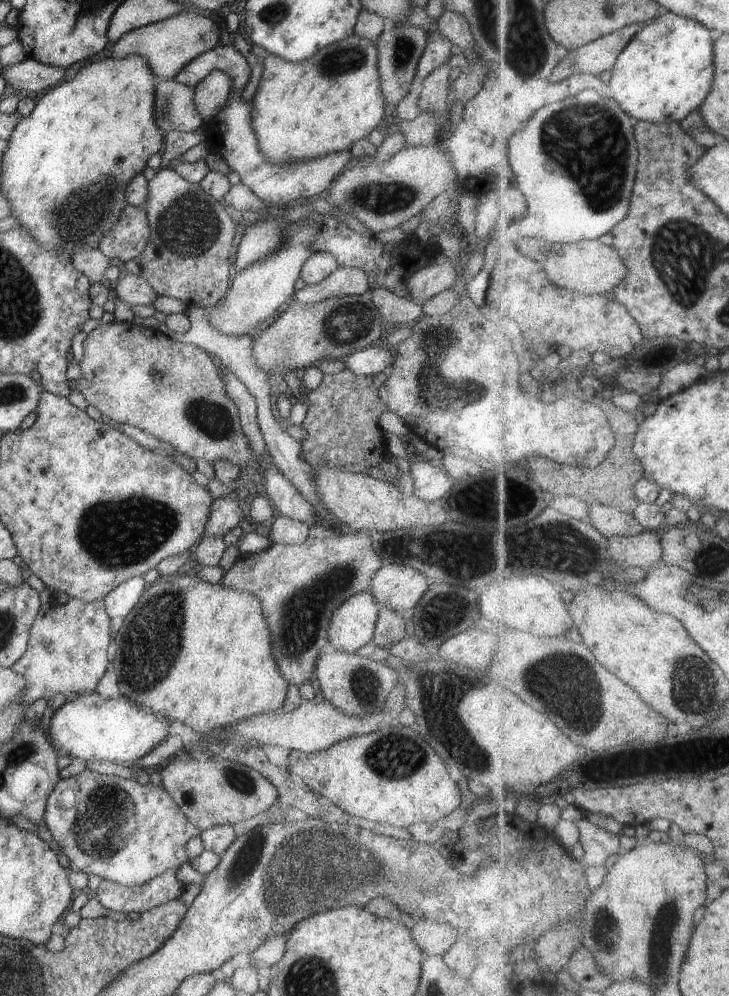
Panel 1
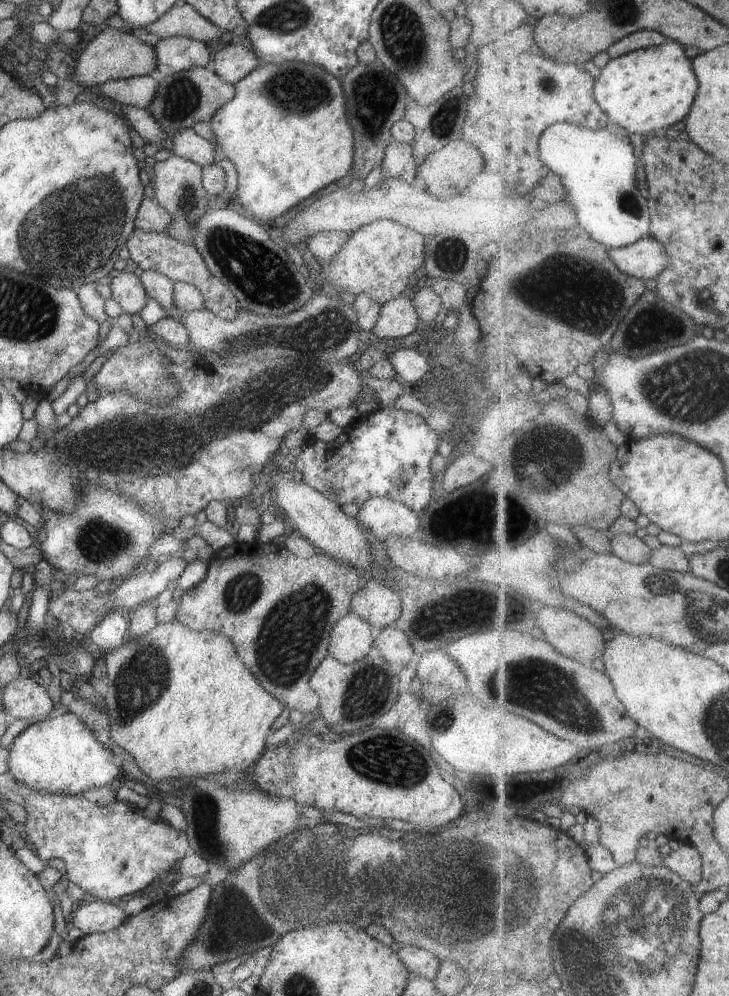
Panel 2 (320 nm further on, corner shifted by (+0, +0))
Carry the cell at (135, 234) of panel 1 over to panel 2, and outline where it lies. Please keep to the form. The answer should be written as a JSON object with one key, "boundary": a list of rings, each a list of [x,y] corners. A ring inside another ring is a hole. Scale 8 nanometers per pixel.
{"boundary":[[[135,228],[125,241],[124,246],[130,254],[133,267],[137,267],[142,271],[158,272],[174,282],[181,281],[182,283],[192,284],[203,297],[202,308],[212,312],[215,316],[230,321],[240,313],[235,296],[229,292],[229,289],[218,278],[215,278],[207,270],[203,259],[193,244],[184,245],[165,233]]]}

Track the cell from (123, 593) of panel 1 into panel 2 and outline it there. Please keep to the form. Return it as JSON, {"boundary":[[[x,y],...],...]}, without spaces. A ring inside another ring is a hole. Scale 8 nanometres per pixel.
{"boundary":[[[121,611],[107,613],[88,631],[89,641],[99,646],[104,654],[119,648],[127,638],[126,617],[127,615]]]}

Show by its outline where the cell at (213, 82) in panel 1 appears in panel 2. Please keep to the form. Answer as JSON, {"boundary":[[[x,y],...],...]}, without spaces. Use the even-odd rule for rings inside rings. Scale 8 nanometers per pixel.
{"boundary":[[[230,44],[219,50],[210,63],[210,67],[222,81],[234,84],[251,72],[258,64],[258,58],[251,49],[240,44]]]}

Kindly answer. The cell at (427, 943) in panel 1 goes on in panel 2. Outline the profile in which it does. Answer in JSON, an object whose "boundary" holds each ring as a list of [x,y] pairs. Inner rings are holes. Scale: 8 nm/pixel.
{"boundary":[[[407,945],[399,949],[397,956],[407,968],[409,977],[435,980],[440,962],[437,962],[437,957],[433,953],[419,947],[413,948],[413,946]]]}

